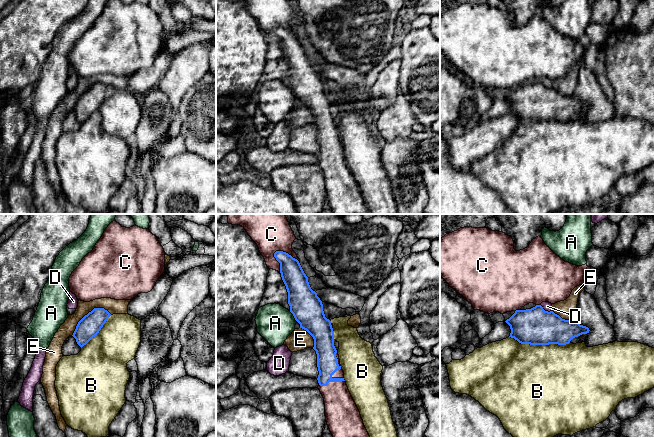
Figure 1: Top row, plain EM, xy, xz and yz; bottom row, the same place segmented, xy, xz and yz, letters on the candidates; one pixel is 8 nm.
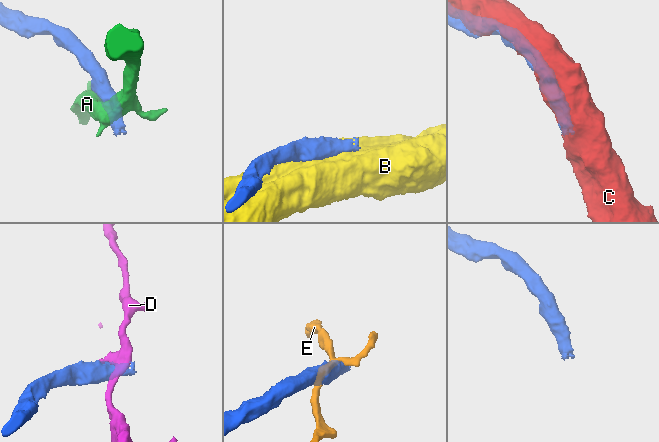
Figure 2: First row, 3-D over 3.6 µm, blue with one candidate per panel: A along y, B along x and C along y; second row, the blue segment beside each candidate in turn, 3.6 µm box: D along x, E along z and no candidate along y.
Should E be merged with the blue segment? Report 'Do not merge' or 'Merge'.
Do not merge

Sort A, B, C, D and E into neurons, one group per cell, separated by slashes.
A / B / C / D / E

